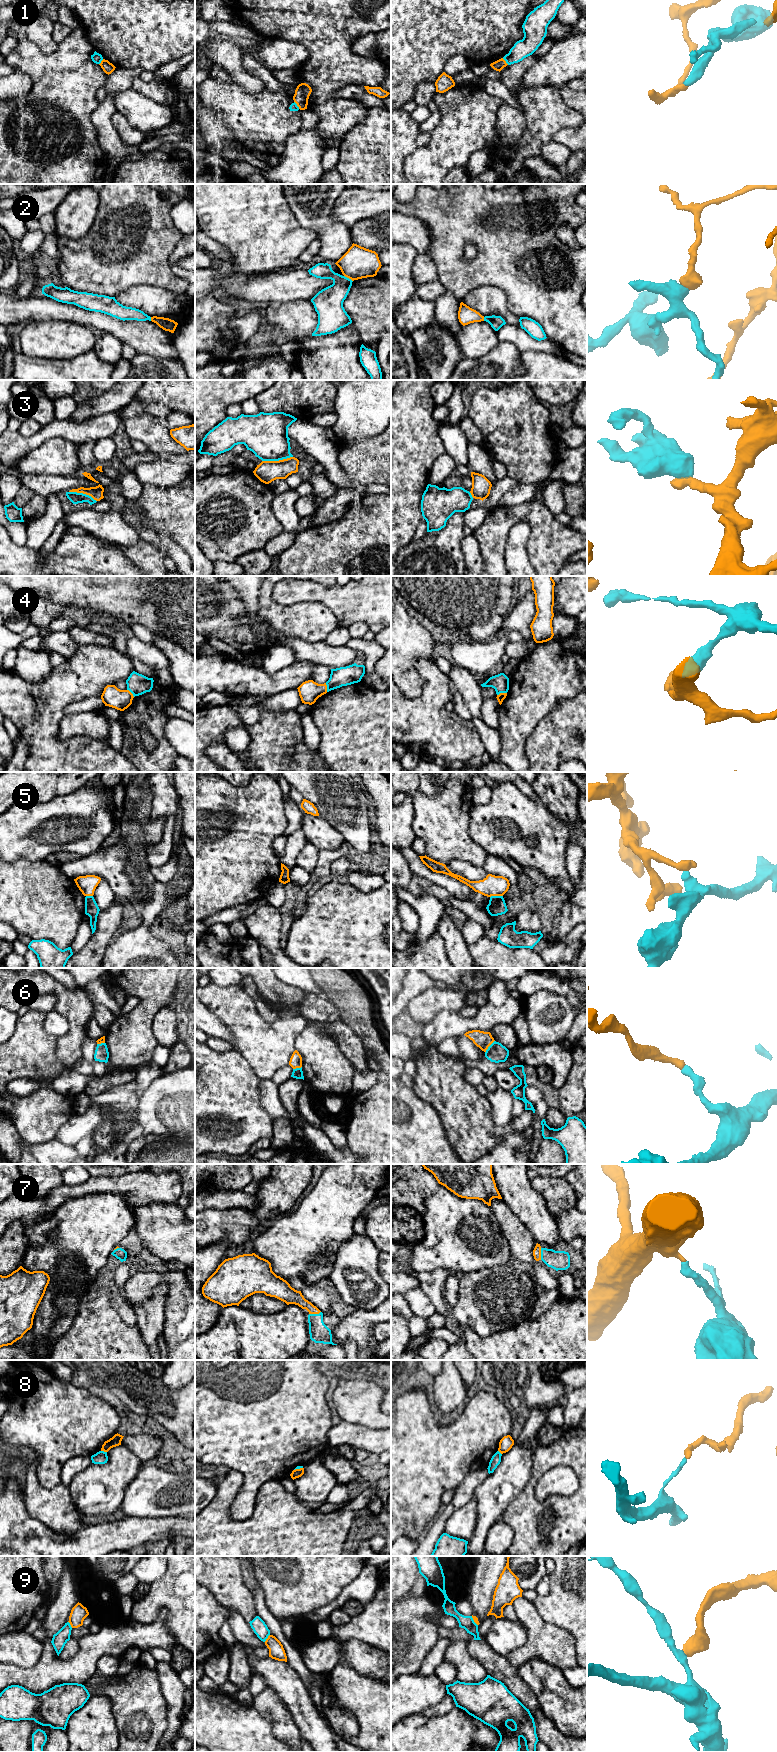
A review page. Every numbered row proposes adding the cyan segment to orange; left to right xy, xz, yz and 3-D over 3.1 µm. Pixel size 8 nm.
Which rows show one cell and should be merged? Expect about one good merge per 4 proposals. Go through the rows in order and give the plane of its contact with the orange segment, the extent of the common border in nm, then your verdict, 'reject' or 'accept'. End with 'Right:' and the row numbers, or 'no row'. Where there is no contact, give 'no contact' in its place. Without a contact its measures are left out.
1: xz | 80 nm | reject
2: xz | 90 nm | reject
3: xz | 260 nm | accept
4: yz | 80 nm | reject
5: yz | 110 nm | reject
6: yz | 130 nm | reject
7: xz | 100 nm | accept
8: xy | 50 nm | reject
9: xz | 80 nm | reject
Right: 3, 7

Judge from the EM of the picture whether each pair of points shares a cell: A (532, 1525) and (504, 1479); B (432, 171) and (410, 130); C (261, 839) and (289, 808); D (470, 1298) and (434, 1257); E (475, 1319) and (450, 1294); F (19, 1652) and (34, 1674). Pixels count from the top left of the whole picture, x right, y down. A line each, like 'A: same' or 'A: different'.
A: different
B: different
C: different
D: different
E: different
F: different

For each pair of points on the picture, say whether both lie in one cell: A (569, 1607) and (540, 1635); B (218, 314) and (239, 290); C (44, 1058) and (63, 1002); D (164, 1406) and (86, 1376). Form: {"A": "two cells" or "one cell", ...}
{"A": "two cells", "B": "two cells", "C": "two cells", "D": "one cell"}

